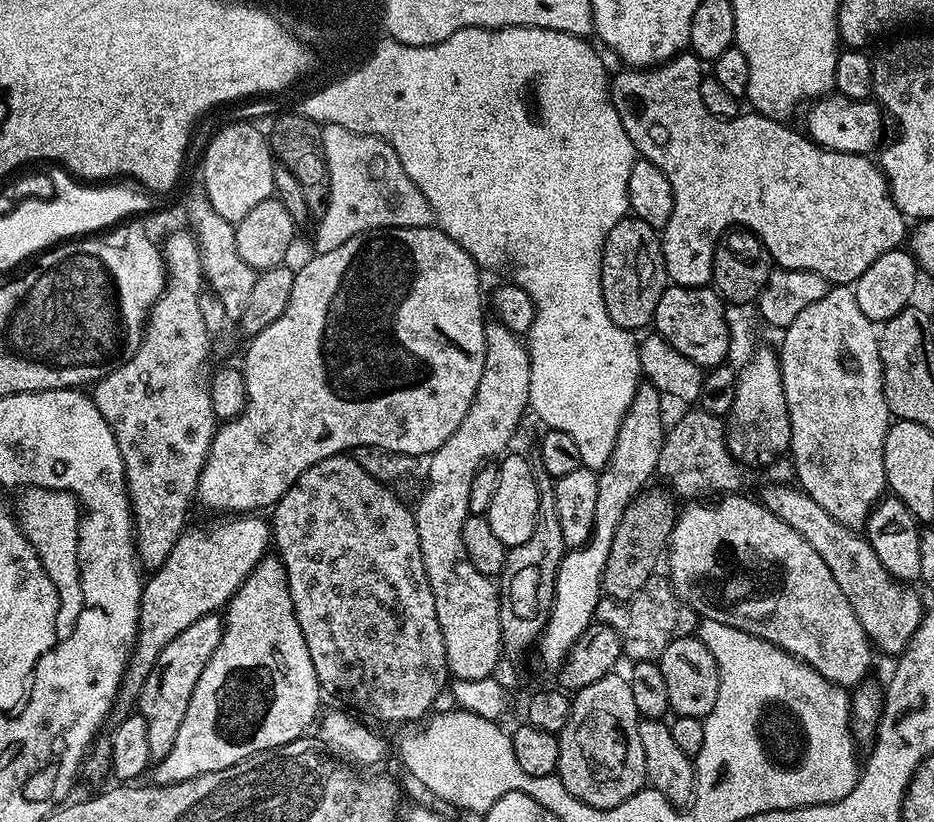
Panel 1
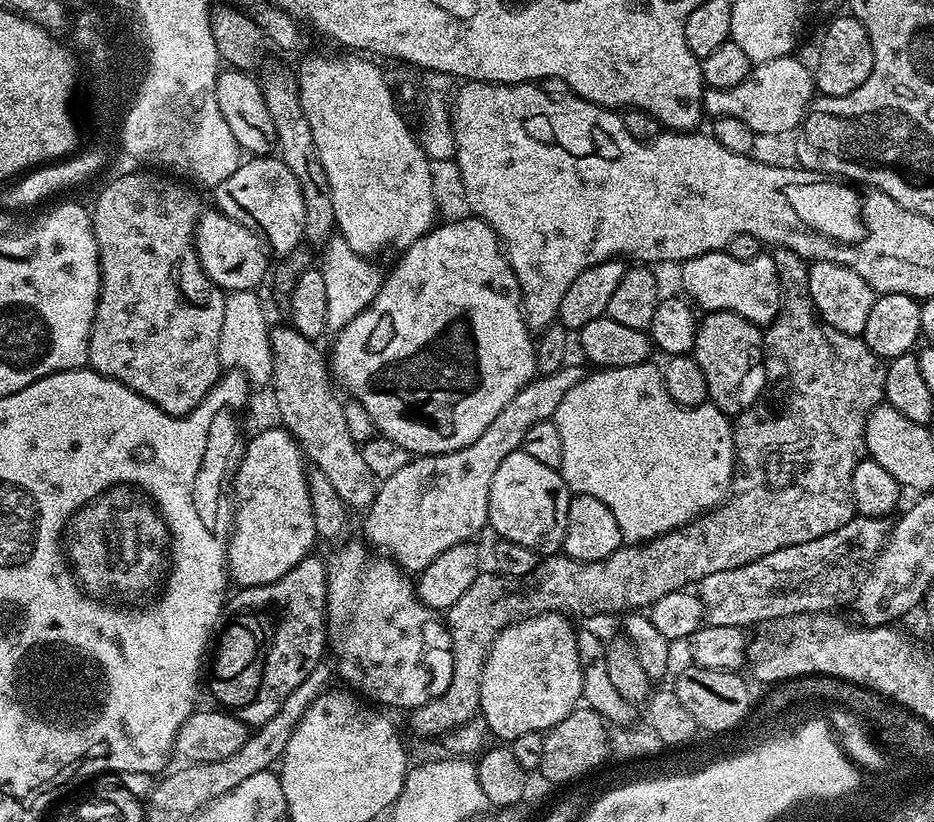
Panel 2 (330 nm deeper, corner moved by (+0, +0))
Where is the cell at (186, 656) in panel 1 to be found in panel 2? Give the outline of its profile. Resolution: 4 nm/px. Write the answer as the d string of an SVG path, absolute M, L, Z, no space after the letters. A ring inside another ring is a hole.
M309 554L303 560L292 567L289 572L282 574L282 578L278 578L273 584L263 584L257 588L240 588L237 596L227 601L227 615L232 615L232 621L228 625L223 625L224 633L220 636L220 645L216 648L216 657L212 660L212 681L209 682L208 688L212 691L212 696L217 700L221 709L227 710L232 715L239 718L244 724L249 726L262 726L266 722L270 722L270 718L274 718L274 714L278 714L278 706L282 706L282 702L286 702L286 694L290 694L290 690L295 690L301 682L306 682L306 678L310 674L310 670L314 670L314 666L318 666L325 659L326 645L328 644L328 569L325 561L320 561L316 554Z

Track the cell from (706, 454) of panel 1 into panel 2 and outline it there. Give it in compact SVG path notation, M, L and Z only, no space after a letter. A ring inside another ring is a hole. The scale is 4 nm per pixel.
M773 247L770 255L774 262L774 270L778 270L782 299L780 301L780 313L776 315L775 320L771 324L763 329L764 370L768 374L769 381L775 382L777 380L780 383L780 400L778 397L772 396L768 401L765 399L763 402L753 404L751 408L748 408L745 412L741 412L739 416L735 417L732 437L736 443L736 471L728 499L720 507L714 508L710 512L705 512L702 516L697 516L696 519L691 520L688 524L683 524L681 528L675 528L672 532L662 534L653 540L647 540L644 544L621 546L617 552L610 554L610 558L602 558L598 562L582 562L563 554L557 554L543 557L537 563L536 568L530 570L530 574L526 574L525 576L480 575L474 582L474 586L470 586L470 590L466 590L466 594L462 594L462 598L458 598L458 602L454 602L454 606L447 609L446 623L448 625L448 633L452 639L452 681L447 690L438 698L434 698L426 706L411 709L412 728L418 735L439 736L440 738L445 734L454 732L468 721L477 719L480 711L482 670L484 669L488 652L491 650L494 638L499 632L507 624L513 623L517 618L527 618L533 614L542 612L562 612L569 617L577 618L576 616L600 616L603 612L620 612L619 614L624 614L629 610L644 610L654 602L658 602L658 598L662 598L666 594L687 589L689 586L699 585L700 580L706 578L706 574L718 574L718 570L734 570L738 566L746 566L766 554L774 554L774 550L782 550L786 546L798 546L802 542L814 542L814 538L822 538L826 534L830 534L834 530L846 526L846 522L850 522L852 517L857 515L856 503L852 500L852 479L854 478L854 470L858 466L858 462L865 459L866 456L866 418L884 400L884 387L886 386L885 361L876 356L874 350L870 350L870 346L866 346L863 335L851 336L842 330L834 330L834 326L830 326L820 317L820 313L817 312L814 306L814 298L810 294L809 261L802 259L798 254L794 254L794 250L790 250L789 248Z

